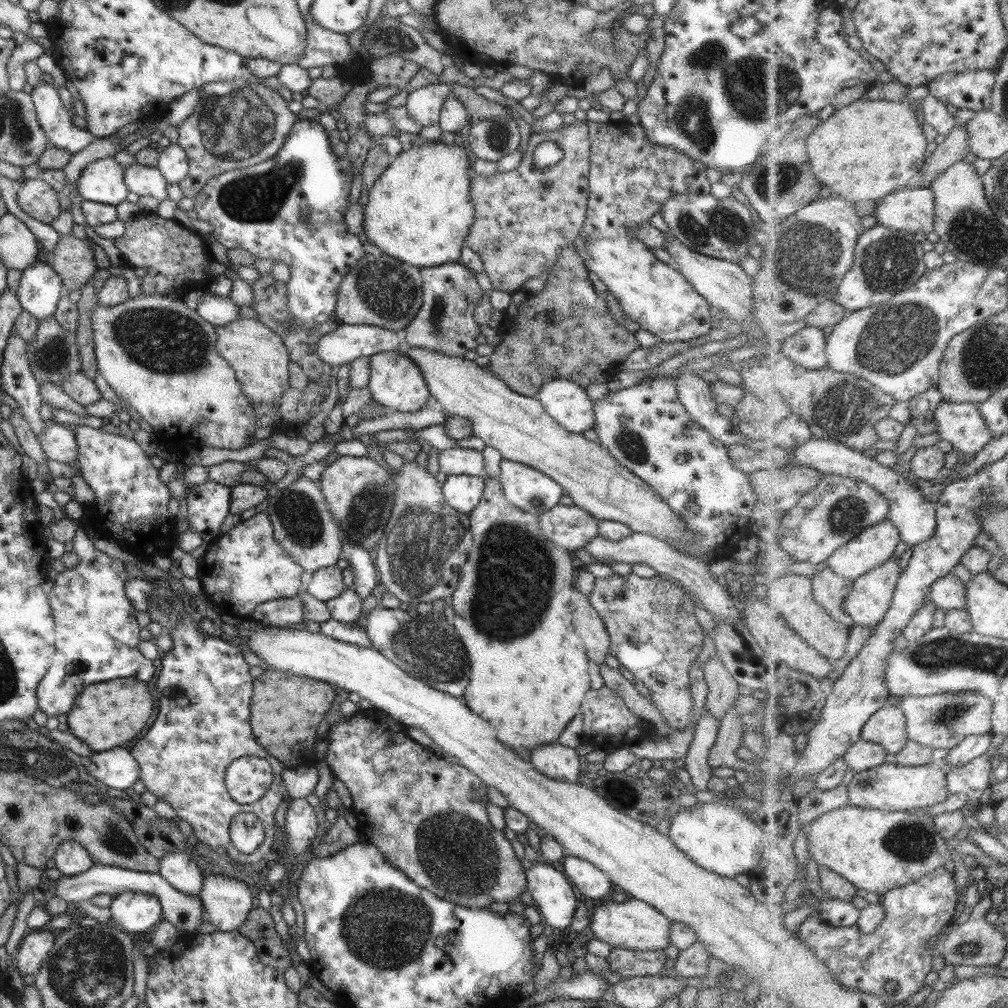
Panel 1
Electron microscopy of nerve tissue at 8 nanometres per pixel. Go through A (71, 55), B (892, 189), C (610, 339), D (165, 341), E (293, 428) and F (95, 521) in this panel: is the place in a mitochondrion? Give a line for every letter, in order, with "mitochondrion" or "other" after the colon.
A: other
B: other
C: other
D: mitochondrion
E: other
F: other

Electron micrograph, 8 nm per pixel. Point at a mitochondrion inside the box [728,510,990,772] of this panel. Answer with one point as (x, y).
(948, 715)

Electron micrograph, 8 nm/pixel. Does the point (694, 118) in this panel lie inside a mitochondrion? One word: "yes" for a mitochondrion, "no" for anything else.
yes

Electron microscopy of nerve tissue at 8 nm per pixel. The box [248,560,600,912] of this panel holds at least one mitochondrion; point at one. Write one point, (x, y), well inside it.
(458, 855)

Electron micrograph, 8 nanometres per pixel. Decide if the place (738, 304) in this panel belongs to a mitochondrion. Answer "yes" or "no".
no

